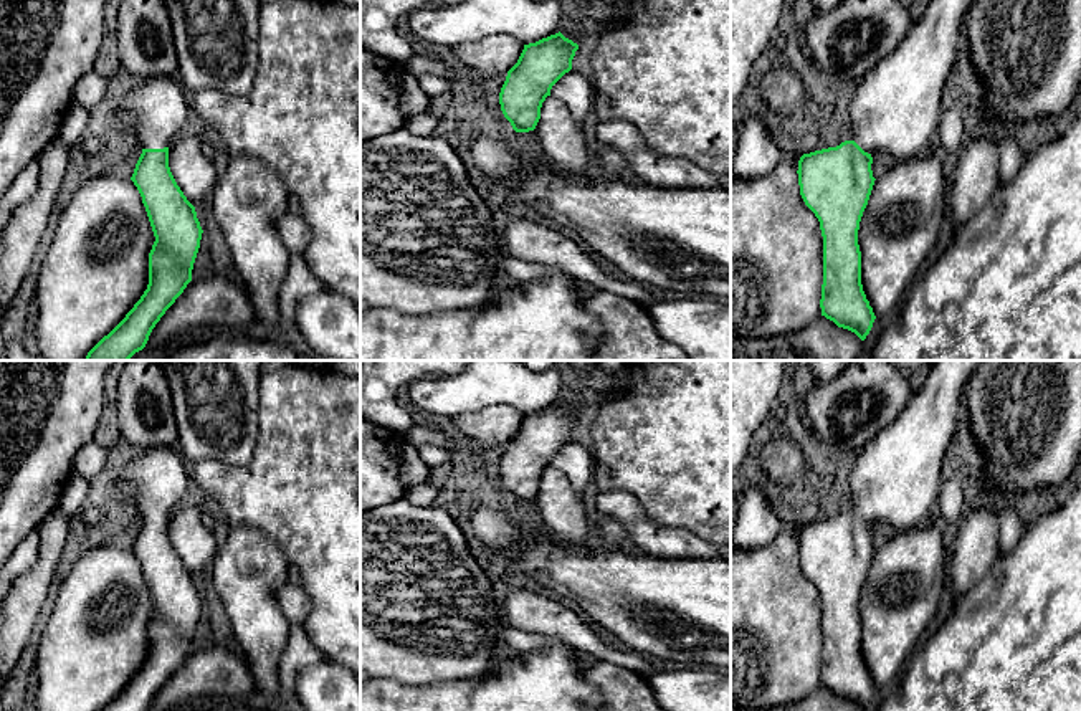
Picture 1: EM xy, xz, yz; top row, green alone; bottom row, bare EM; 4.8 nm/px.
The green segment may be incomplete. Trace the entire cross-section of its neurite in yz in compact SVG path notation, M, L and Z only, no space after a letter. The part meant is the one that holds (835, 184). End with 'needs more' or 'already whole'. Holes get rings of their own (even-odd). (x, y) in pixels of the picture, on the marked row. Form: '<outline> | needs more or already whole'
M929 0L899 48L858 81L851 99L853 139L836 147L803 154L798 160L800 195L818 218L823 236L821 316L855 332L861 341L866 339L876 319L861 284L858 245L860 222L876 180L871 155L884 152L896 162L904 162L934 149L942 116L942 88L954 66L959 30L964 28L972 2Z | needs more

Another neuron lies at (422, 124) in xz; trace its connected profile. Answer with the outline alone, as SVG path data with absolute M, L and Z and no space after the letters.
M423 111L407 119L405 129L417 137L430 136L430 134L435 134L440 122L441 121L438 121L433 114L430 114L428 111Z

